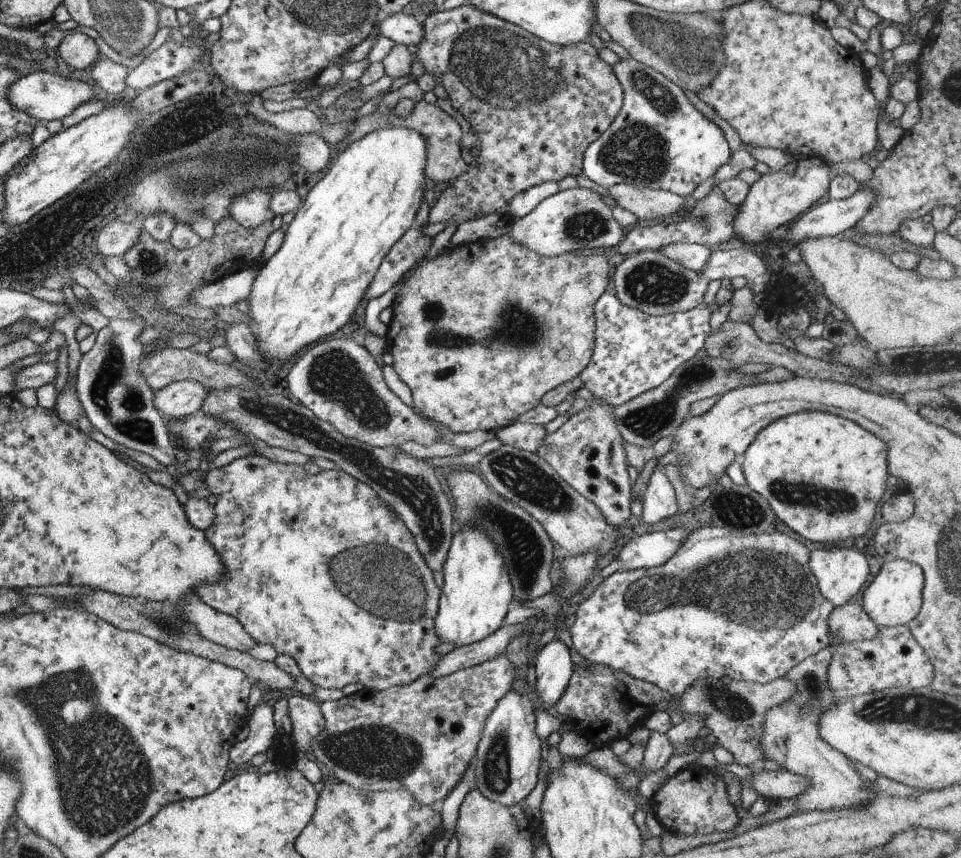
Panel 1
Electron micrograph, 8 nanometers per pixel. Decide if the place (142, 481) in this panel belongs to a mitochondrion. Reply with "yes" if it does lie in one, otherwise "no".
no

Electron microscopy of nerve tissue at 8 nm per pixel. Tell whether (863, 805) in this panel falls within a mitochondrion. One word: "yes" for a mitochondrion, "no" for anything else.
no

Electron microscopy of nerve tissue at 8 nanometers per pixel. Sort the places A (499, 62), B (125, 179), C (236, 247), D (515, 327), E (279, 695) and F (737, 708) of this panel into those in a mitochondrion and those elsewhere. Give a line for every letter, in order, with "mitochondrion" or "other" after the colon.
A: mitochondrion
B: mitochondrion
C: other
D: mitochondrion
E: other
F: mitochondrion

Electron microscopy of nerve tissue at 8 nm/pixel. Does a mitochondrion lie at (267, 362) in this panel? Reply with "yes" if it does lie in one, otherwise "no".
no

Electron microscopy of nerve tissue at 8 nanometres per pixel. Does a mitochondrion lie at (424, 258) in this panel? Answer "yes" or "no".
no

